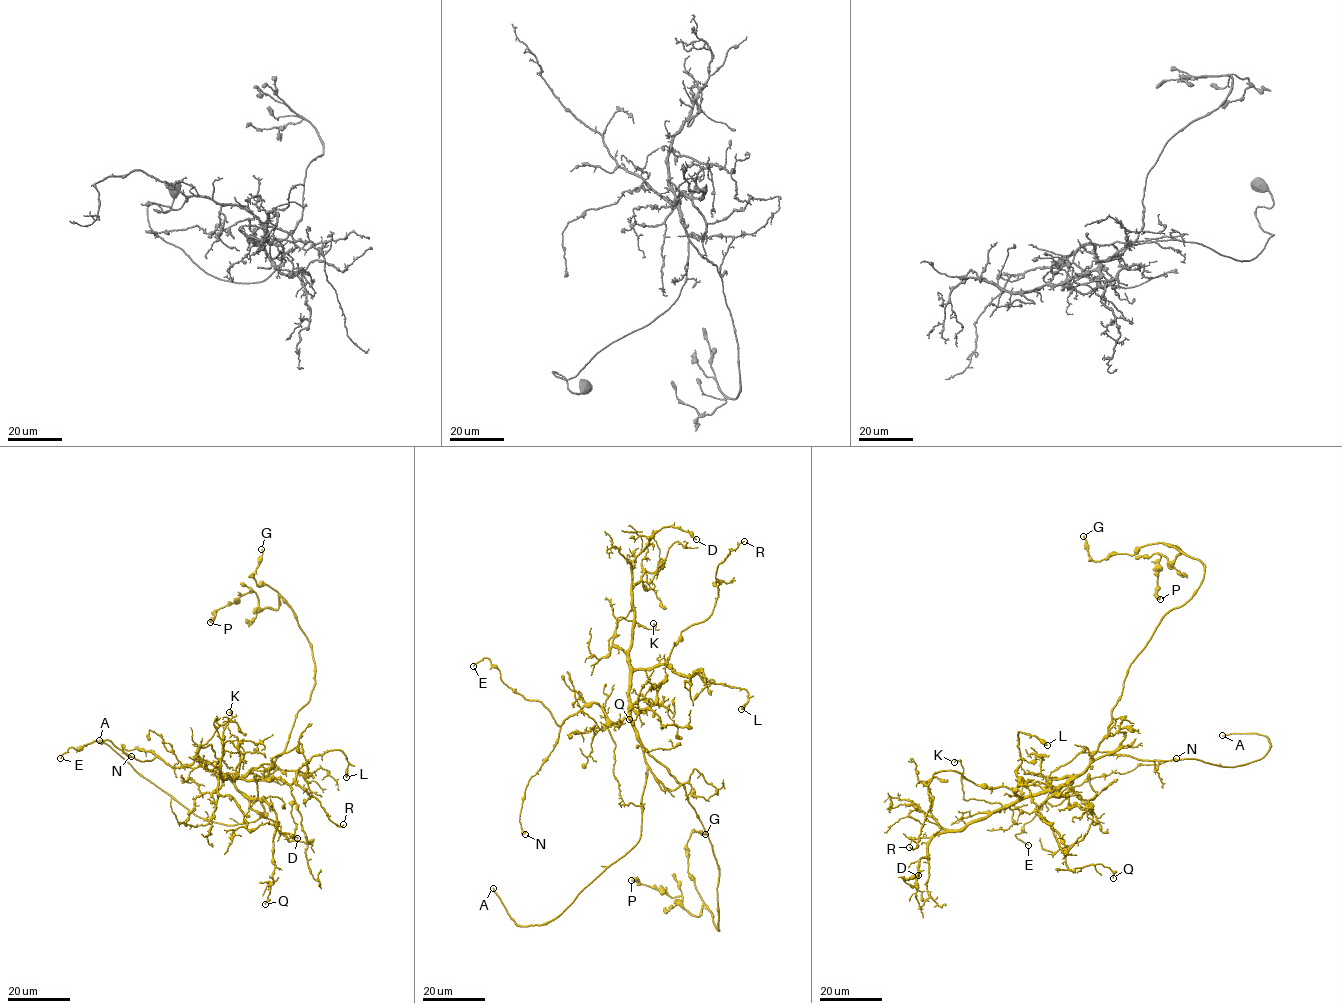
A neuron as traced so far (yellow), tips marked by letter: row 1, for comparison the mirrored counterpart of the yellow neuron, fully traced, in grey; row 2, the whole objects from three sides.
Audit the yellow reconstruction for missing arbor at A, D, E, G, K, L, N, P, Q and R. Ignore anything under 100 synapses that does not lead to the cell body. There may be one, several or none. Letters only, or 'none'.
A

